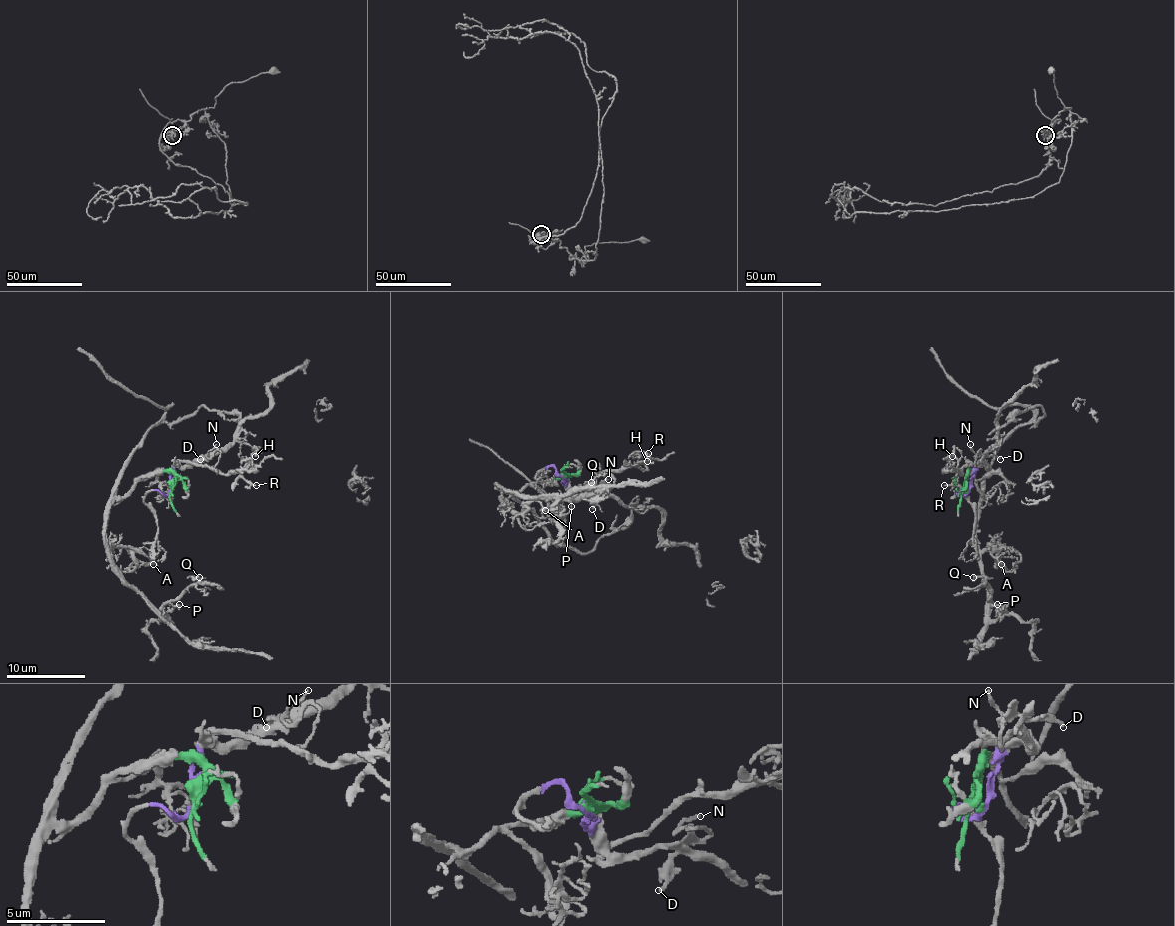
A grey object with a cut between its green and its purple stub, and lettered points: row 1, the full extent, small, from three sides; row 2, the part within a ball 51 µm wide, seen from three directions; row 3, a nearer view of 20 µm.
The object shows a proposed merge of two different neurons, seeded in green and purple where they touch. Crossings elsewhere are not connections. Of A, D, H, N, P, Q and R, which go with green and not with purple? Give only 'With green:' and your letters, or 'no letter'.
With green: A, P, Q

